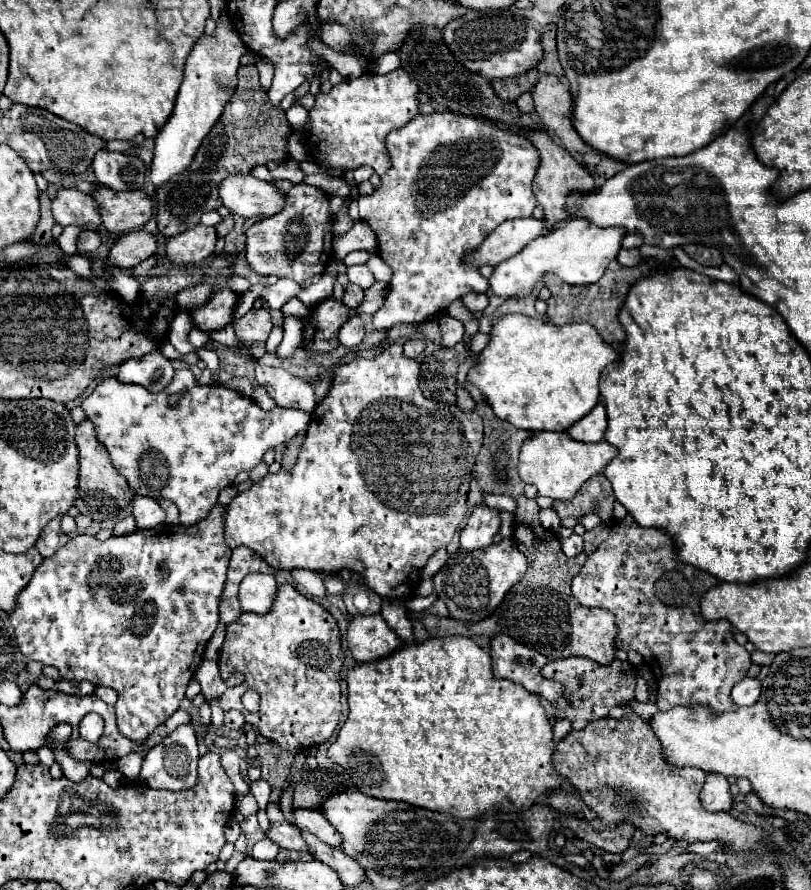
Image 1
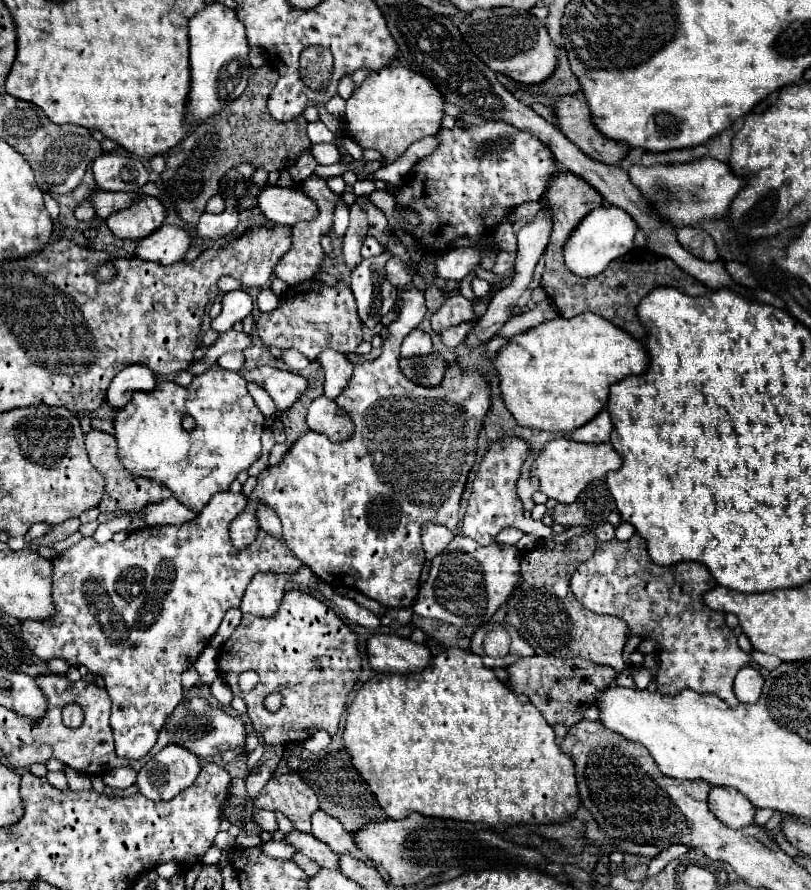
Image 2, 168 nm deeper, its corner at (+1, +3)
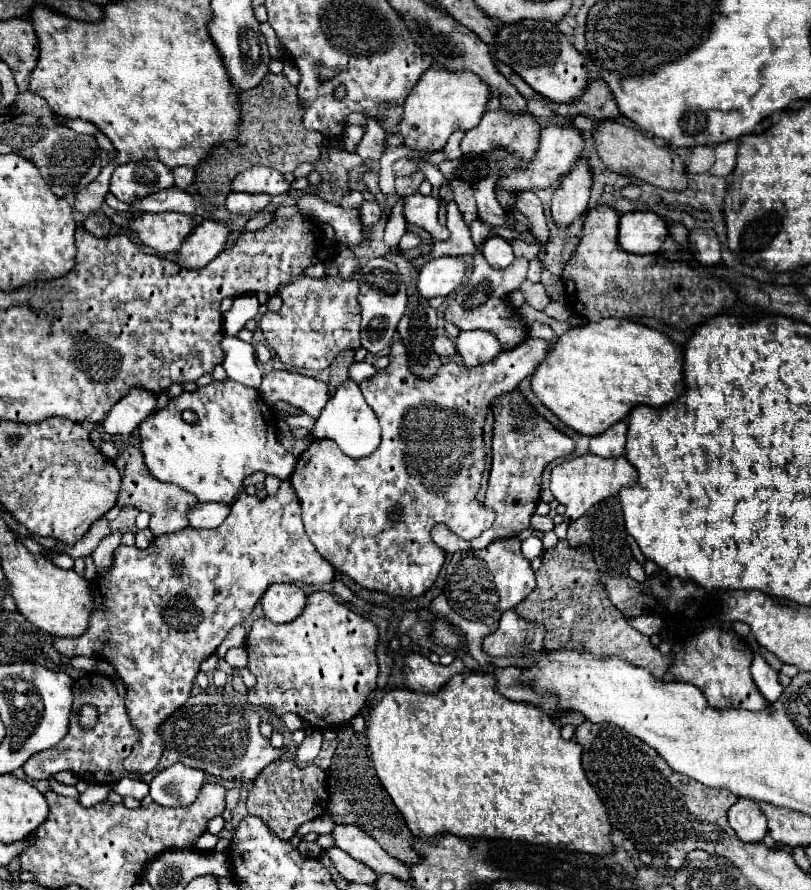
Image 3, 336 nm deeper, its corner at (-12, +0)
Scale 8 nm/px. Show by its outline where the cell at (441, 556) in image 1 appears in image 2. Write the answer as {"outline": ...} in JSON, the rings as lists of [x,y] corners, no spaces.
{"outline":[[[428,523],[422,531],[422,543],[424,543],[424,551],[426,551],[426,559],[432,561],[438,553],[442,553],[446,549],[446,545],[450,543],[450,539],[454,537],[452,531],[448,531],[442,525],[434,525]]]}

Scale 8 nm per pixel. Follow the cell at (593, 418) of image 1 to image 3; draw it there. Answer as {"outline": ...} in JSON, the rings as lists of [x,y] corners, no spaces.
{"outline":[[[617,422],[613,424],[607,432],[597,434],[591,438],[591,452],[603,458],[619,458],[625,454],[625,434],[627,434],[627,424]]]}

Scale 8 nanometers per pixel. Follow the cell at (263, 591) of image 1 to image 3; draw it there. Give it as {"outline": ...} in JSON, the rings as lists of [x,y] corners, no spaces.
{"outline":[[[275,584],[261,598],[265,618],[275,624],[293,622],[303,612],[305,604],[307,594],[299,584]]]}

